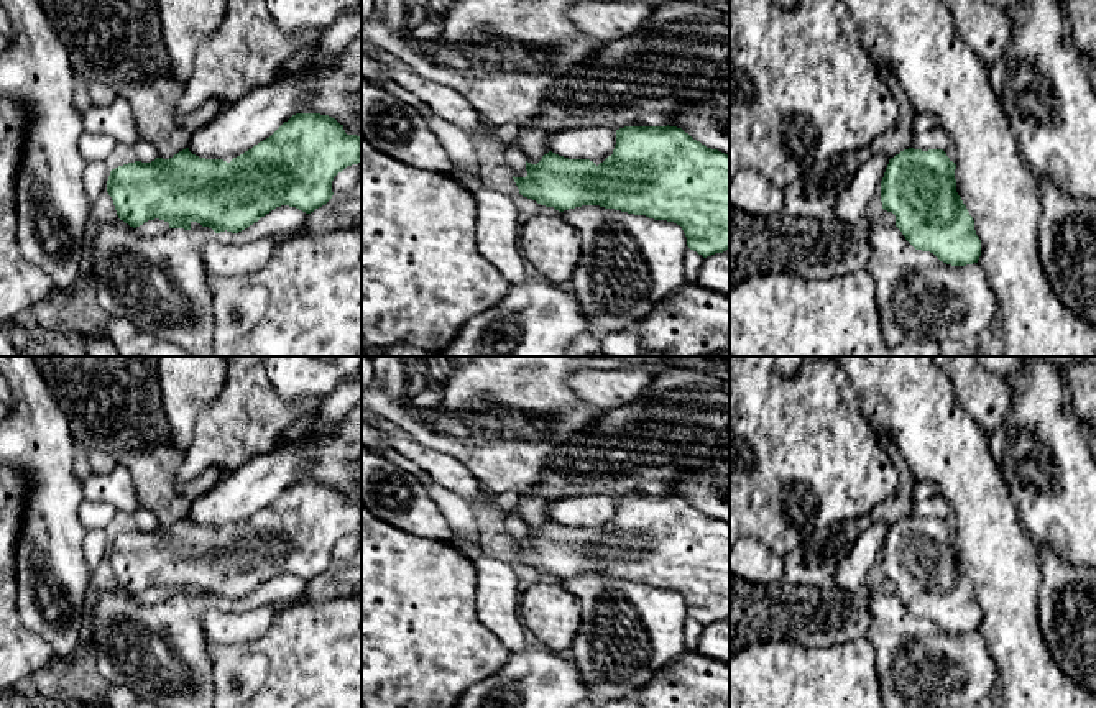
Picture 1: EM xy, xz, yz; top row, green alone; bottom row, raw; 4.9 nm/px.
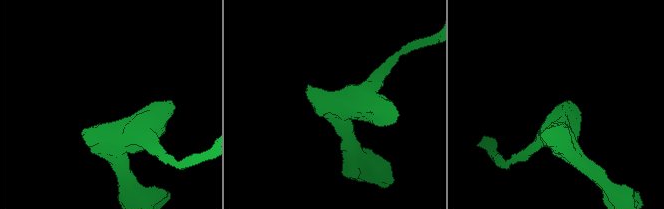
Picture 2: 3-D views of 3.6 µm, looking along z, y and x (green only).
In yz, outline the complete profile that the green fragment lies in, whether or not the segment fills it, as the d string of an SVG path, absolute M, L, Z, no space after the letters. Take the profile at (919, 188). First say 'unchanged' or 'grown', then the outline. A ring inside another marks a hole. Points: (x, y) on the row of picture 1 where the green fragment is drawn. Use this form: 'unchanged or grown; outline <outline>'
unchanged; outline M904 149L889 159L881 181L881 202L884 210L896 215L896 227L915 250L930 251L951 266L966 266L978 263L981 240L956 192L955 169L956 164L943 149Z

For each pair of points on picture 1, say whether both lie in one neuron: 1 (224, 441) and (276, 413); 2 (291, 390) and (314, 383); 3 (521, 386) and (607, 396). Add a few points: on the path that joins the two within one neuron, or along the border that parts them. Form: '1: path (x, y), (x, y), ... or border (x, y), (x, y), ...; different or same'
1: path (237, 441), (252, 439), (265, 426); same
2: path (296, 385), (309, 383); same
3: border (571, 373), (569, 386), (600, 411); different

